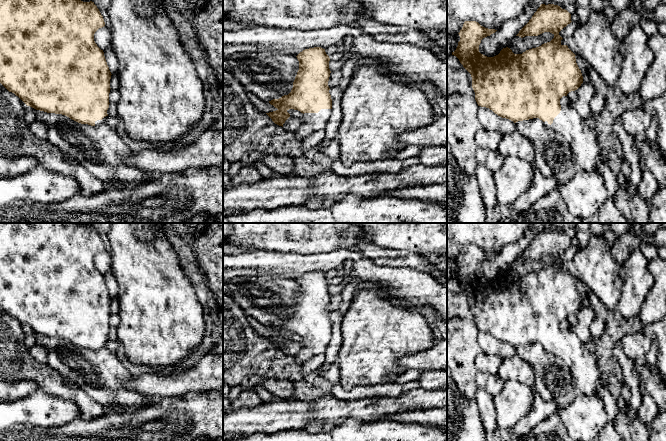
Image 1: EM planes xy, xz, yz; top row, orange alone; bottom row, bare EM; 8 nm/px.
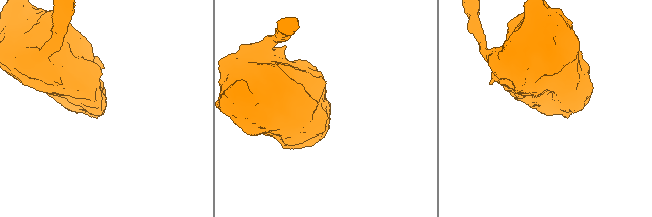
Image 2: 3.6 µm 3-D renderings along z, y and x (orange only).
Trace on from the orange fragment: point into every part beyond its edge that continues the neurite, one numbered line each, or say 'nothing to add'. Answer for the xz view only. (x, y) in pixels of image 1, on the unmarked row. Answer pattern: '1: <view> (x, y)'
1: xz (311, 346)

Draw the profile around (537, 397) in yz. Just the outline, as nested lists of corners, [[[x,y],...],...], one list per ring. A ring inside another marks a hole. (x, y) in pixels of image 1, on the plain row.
[[[534,390],[534,403],[529,413],[519,420],[510,431],[516,437],[526,436],[538,423],[558,412],[557,408],[556,402],[545,401]]]

